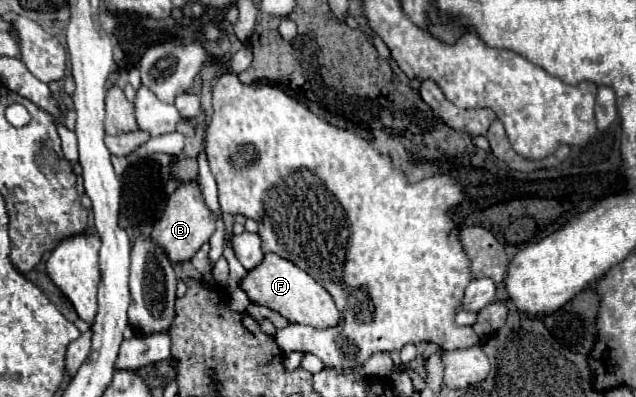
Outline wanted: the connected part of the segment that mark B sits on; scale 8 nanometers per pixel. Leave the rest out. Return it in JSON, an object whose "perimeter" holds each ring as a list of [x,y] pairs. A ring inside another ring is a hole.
{"perimeter":[[[187,182],[187,184],[181,184],[169,196],[165,212],[163,212],[161,220],[155,224],[155,228],[151,232],[151,240],[165,250],[167,258],[173,264],[181,264],[181,262],[189,260],[201,248],[201,244],[211,238],[213,230],[215,230],[215,216],[205,206],[201,188],[195,182]]]}

